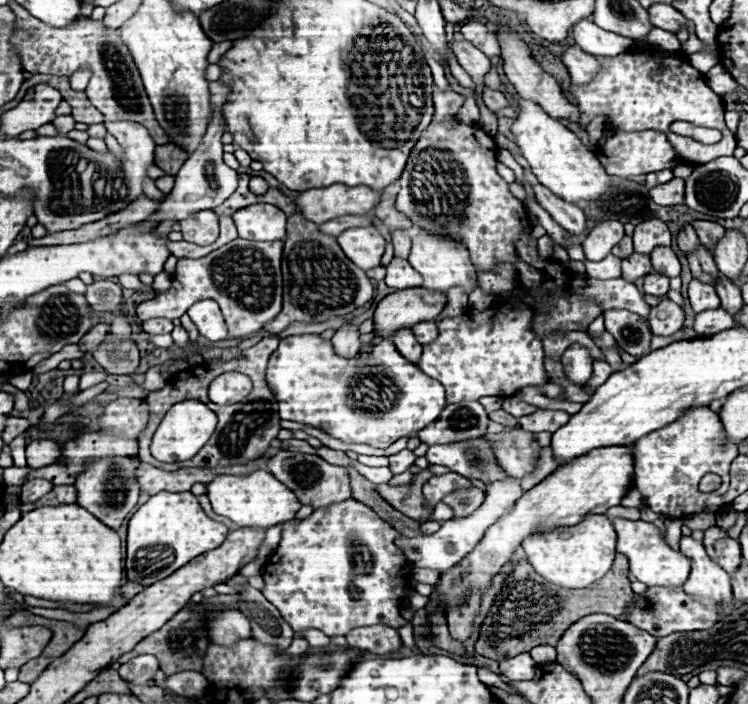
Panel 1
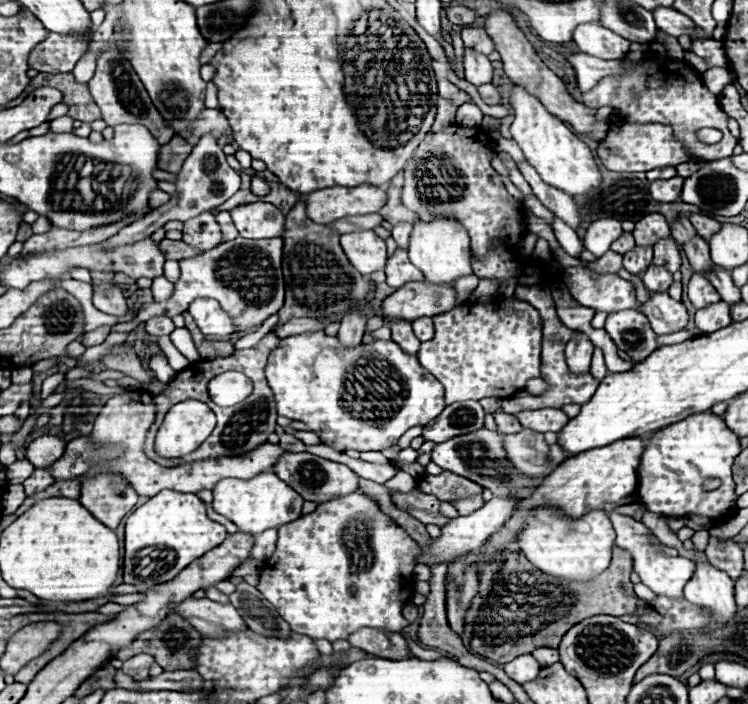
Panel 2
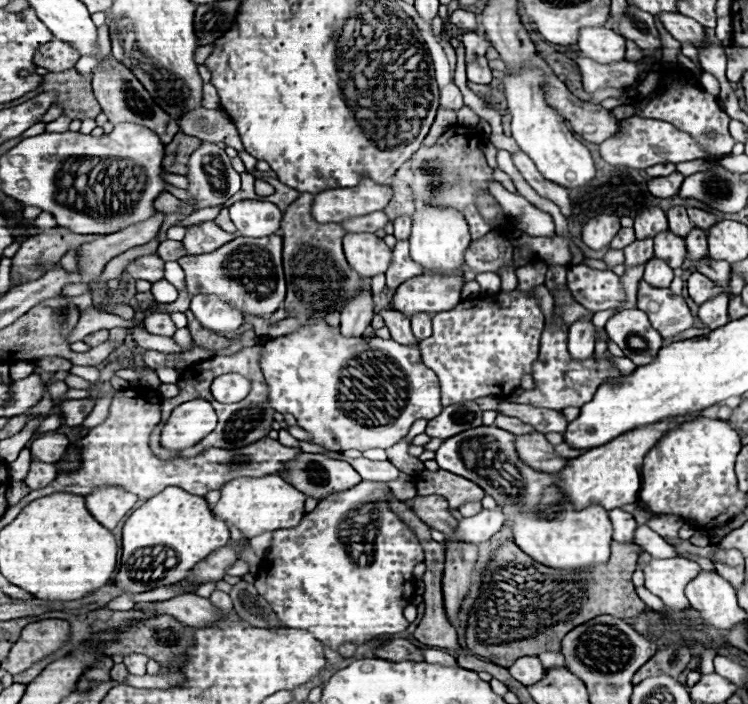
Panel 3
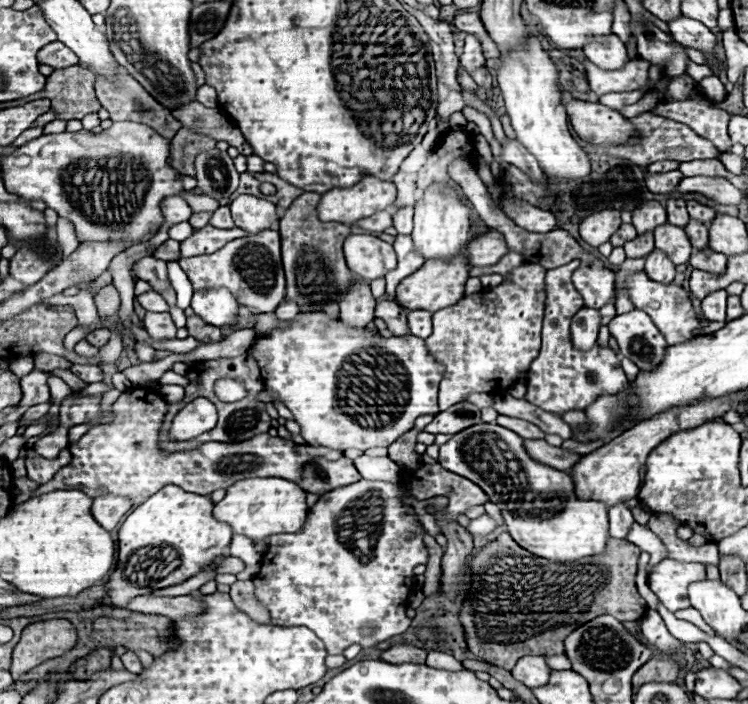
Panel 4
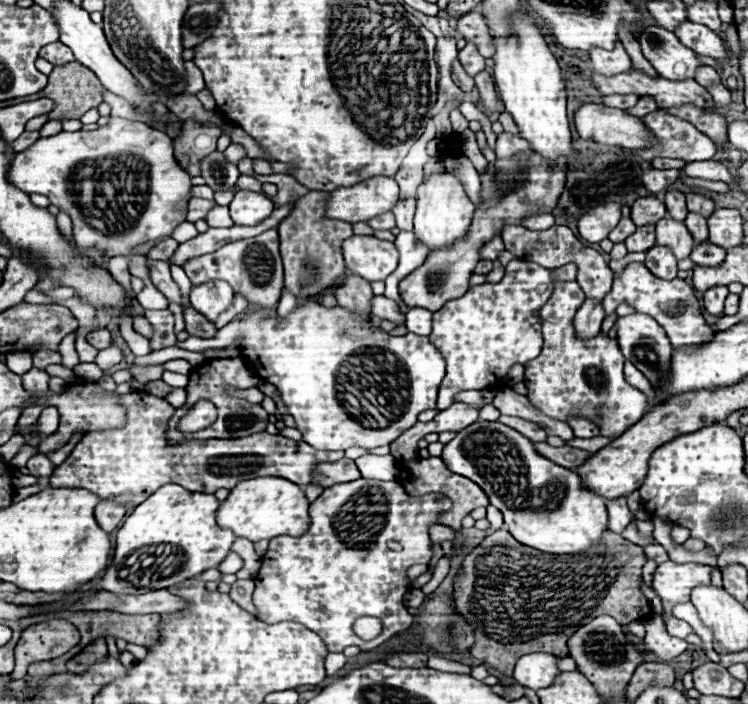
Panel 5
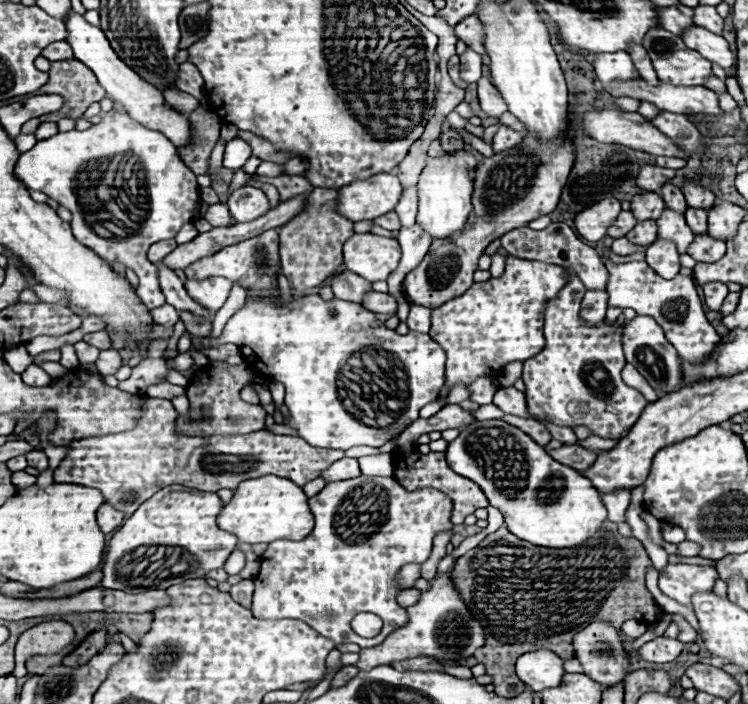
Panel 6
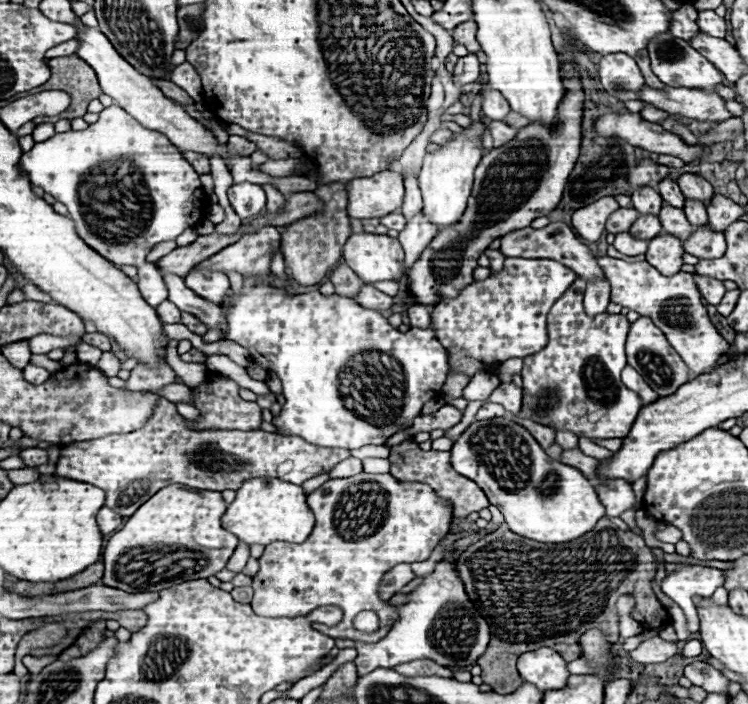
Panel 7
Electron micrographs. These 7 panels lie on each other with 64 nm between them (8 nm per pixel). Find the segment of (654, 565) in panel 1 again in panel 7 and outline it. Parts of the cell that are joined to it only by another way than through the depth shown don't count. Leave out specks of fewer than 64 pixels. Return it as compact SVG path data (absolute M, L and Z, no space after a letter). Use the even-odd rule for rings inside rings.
M612 480L604 486L596 486L596 492L610 518L618 518L624 510L634 508L636 500L634 500L632 486L624 484L624 480L616 480L616 482ZM684 566L666 574L662 580L662 592L684 610L690 632L698 632L698 616L692 596L712 596L714 590L722 584L724 574L718 568Z

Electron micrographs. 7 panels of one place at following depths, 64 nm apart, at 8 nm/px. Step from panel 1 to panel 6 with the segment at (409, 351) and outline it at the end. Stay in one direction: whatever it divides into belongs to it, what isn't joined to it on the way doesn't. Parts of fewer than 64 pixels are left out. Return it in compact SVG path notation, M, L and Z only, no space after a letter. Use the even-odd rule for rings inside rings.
M368 292L364 296L364 308L374 312L374 314L388 314L388 316L396 316L396 300L390 294L382 294L382 292Z

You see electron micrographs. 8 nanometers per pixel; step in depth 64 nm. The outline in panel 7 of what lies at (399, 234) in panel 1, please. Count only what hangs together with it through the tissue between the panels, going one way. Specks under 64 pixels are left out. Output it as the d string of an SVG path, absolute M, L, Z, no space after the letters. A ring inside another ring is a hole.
M408 176L404 180L404 186L406 186L406 194L404 194L404 202L400 206L400 212L404 214L406 220L410 220L412 216L416 216L416 212L422 210L422 196L418 190L416 176Z

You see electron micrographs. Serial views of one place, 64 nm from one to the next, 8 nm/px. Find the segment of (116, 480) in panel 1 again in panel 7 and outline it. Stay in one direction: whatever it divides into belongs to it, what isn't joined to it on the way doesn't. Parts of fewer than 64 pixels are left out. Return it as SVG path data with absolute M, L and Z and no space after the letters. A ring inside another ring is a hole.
M106 506L100 508L100 512L98 512L98 526L100 526L104 536L116 532L120 528L120 524L122 524L122 516L118 512L114 512L114 510L106 508Z

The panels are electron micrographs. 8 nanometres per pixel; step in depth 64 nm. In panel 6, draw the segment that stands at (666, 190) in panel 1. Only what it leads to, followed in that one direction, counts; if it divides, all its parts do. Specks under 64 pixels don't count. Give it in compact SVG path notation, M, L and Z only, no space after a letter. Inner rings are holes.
M644 166L640 172L638 172L638 178L636 178L636 184L646 190L646 192L658 192L666 182L670 182L672 178L676 176L674 170L670 168L658 168L658 166Z

